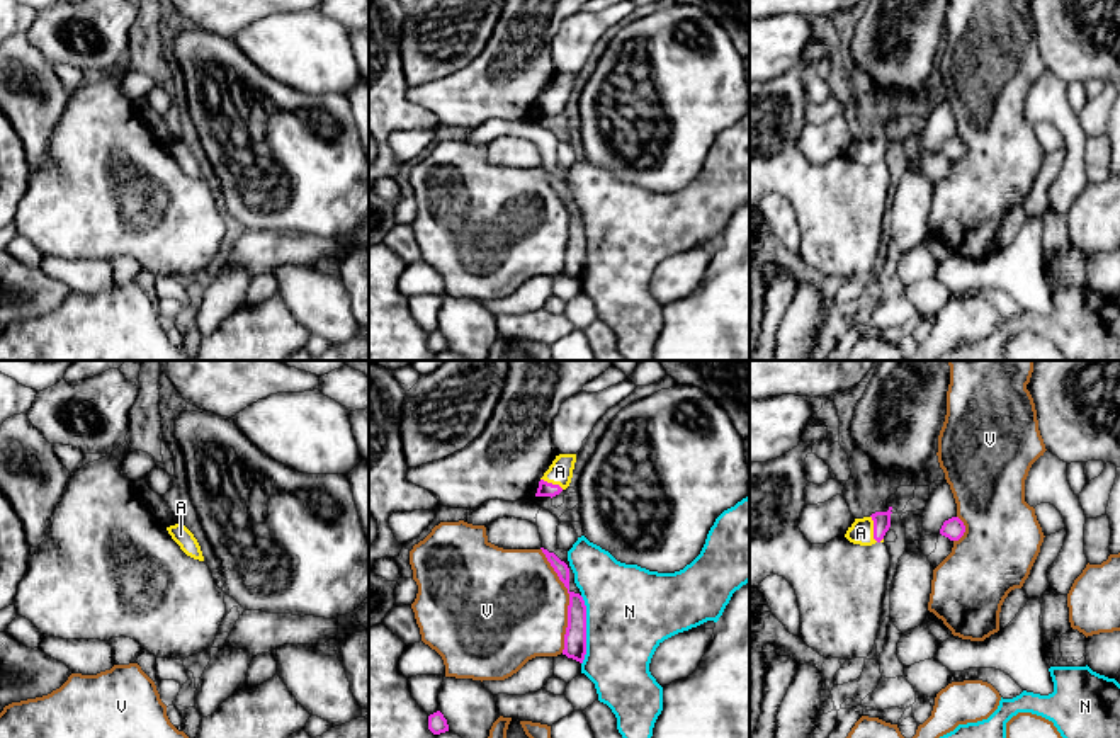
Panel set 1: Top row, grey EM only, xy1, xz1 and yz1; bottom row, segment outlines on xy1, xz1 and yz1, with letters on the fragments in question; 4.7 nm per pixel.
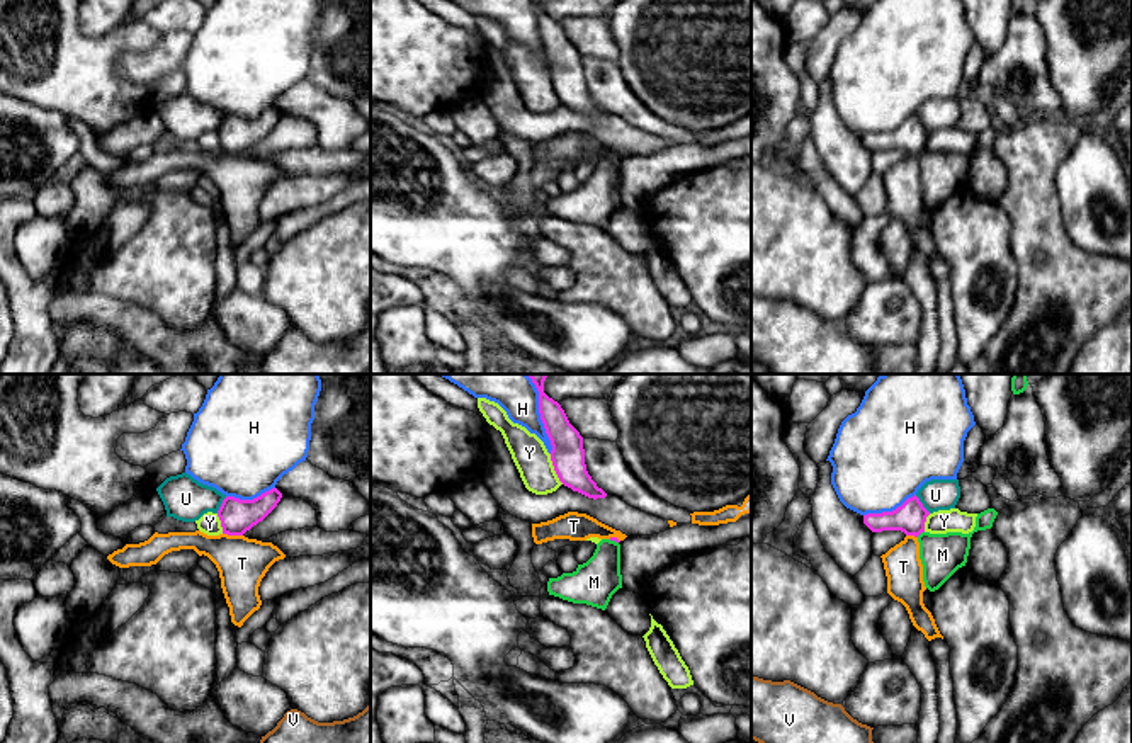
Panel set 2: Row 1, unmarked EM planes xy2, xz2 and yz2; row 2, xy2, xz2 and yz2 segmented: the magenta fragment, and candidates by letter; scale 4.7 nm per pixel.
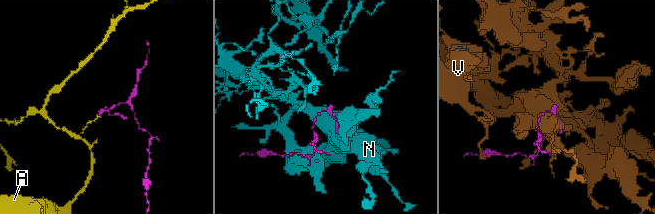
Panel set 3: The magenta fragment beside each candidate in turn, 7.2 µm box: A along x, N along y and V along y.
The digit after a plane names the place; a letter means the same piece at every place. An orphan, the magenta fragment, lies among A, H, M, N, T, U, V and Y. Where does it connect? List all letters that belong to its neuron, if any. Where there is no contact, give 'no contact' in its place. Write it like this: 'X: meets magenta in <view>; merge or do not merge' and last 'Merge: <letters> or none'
A: meets magenta in yz1; merge
H: meets magenta in xz2; do not merge
M: meets magenta in yz2; do not merge
N: meets magenta in xz1; do not merge
T: meets magenta in xy2; do not merge
U: meets magenta in yz2; do not merge
V: meets magenta in xz1; do not merge
Y: meets magenta in xz2; do not merge
Merge: A

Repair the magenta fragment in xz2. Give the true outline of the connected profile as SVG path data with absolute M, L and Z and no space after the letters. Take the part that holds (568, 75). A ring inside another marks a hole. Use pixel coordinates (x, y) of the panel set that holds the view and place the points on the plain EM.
M544 0L532 2L539 10L539 32L552 65L551 80L559 100L588 117L605 117L607 112L586 90L583 56L569 43L561 24L544 12Z

